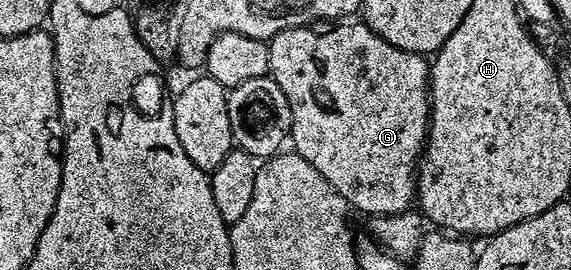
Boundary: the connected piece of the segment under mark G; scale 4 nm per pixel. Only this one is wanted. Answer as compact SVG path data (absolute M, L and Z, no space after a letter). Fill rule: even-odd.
M338 23L327 33L317 33L314 27L299 27L297 29L285 29L270 38L268 44L270 49L269 76L284 91L288 99L288 107L292 111L292 127L290 128L289 140L292 142L293 152L298 153L312 166L328 179L340 193L351 210L366 213L365 215L377 215L380 217L391 217L394 213L404 213L411 208L416 197L416 166L418 158L426 143L426 134L430 123L430 65L427 58L420 53L409 53L400 47L392 47L382 37L378 37L365 23L350 25L354 23Z

